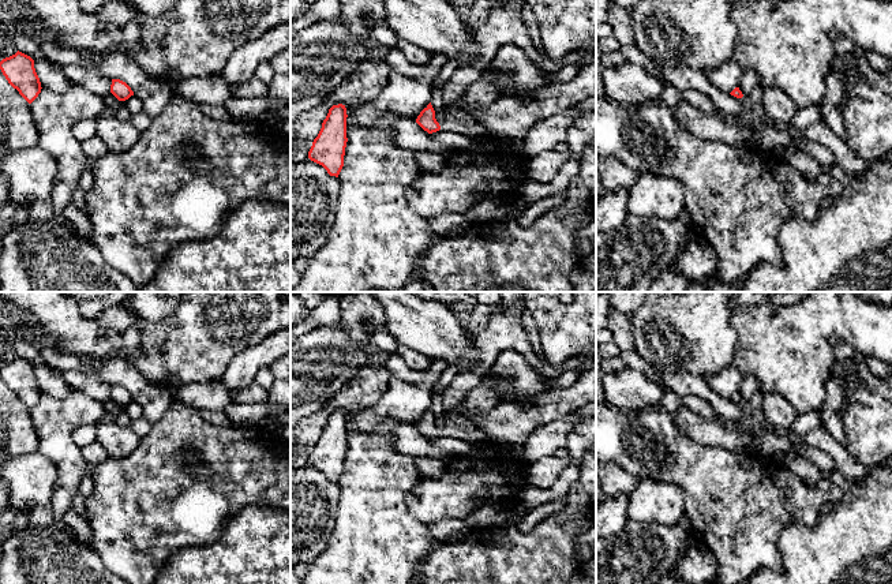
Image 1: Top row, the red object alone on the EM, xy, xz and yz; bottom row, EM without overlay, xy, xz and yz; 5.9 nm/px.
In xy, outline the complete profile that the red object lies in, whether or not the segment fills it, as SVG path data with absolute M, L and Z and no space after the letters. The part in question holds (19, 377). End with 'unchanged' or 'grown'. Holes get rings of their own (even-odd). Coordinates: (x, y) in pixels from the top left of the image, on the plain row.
M22 359L5 363L0 367L0 375L8 389L31 409L41 398L41 388L34 374L34 366Z; unchanged

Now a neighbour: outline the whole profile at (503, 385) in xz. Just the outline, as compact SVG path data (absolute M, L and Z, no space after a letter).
M491 370L481 379L481 383L490 385L494 388L494 390L503 393L506 396L507 401L514 401L514 403L522 404L529 398L529 396L521 396L517 392L514 383L509 378L495 377Z

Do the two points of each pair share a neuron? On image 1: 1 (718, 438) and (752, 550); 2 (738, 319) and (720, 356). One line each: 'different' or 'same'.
1: different
2: different

